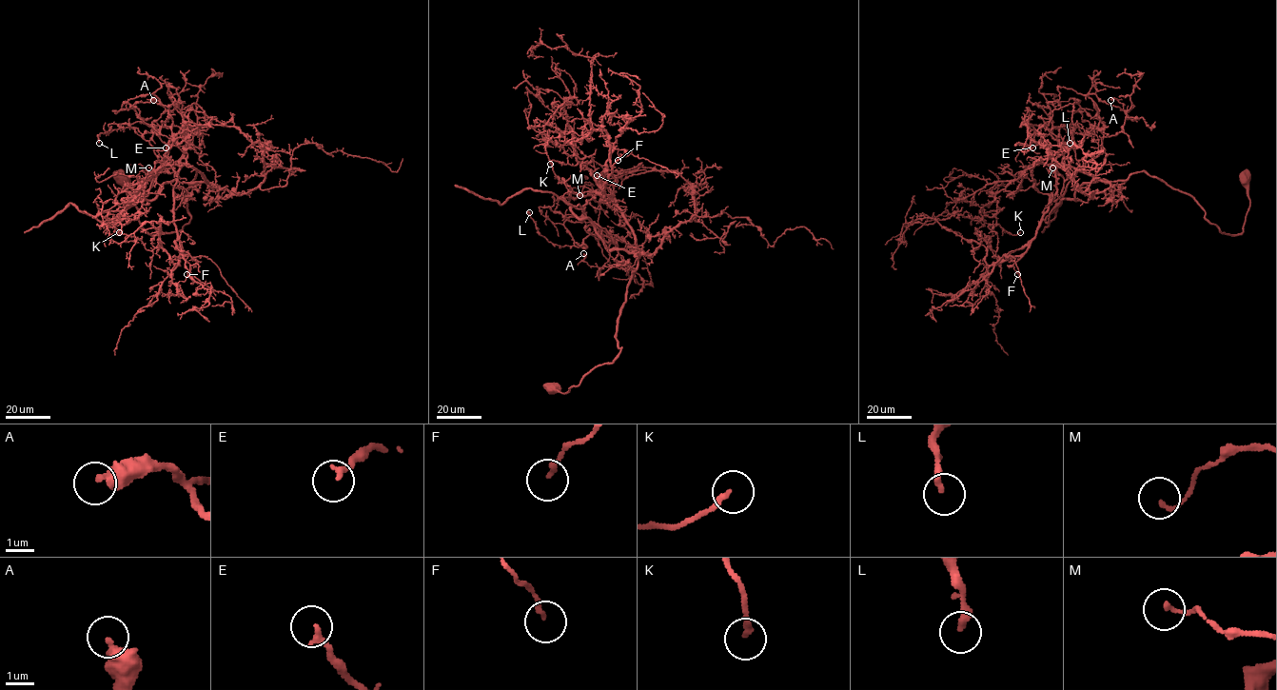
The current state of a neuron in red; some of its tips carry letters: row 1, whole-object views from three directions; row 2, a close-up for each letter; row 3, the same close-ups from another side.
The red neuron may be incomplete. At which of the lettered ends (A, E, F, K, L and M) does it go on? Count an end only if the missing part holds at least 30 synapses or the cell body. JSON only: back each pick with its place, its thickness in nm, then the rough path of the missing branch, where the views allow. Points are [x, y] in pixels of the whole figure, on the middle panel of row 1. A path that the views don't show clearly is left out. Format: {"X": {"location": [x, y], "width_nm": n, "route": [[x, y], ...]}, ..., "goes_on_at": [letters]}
{"goes_on_at": []}

